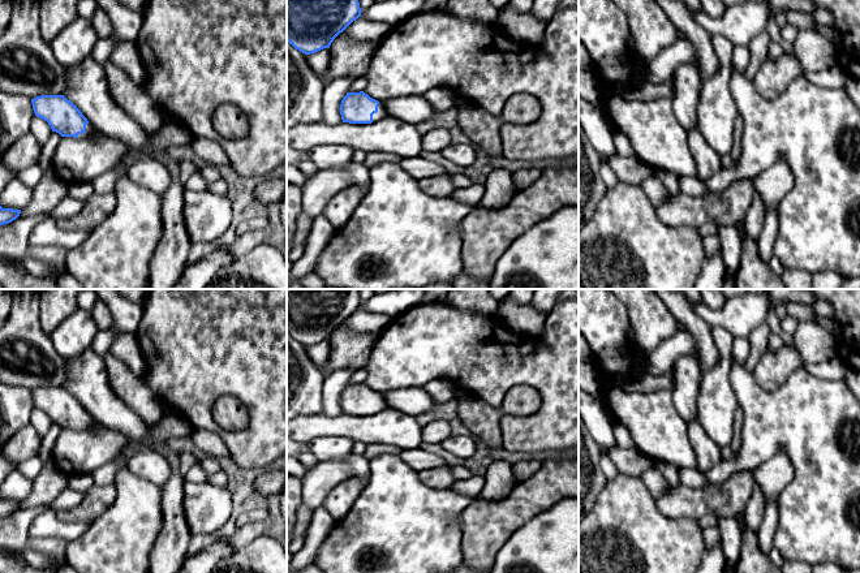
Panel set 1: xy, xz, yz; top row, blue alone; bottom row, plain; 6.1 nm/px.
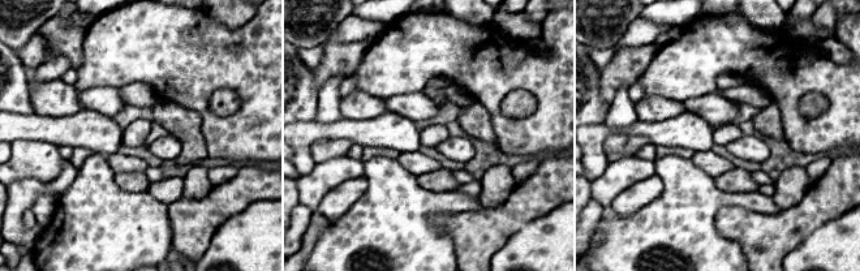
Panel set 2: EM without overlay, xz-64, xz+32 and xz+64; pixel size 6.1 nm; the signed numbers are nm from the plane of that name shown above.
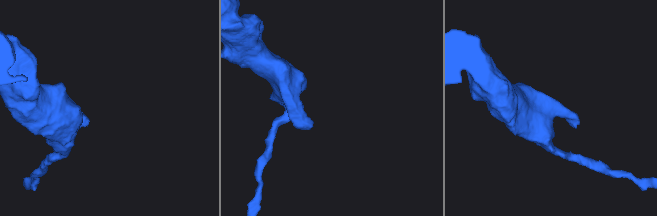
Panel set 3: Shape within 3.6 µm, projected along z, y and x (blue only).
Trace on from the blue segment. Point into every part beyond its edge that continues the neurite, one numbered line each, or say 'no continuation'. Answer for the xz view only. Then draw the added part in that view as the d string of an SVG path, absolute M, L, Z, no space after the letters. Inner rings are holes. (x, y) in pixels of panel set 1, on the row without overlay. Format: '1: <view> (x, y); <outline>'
1: xz (382, 404); M379 393L378 404L373 406L373 414L377 414L384 409L387 409L387 402L382 393Z

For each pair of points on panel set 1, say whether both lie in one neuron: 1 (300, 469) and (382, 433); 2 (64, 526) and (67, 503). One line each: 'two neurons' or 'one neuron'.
1: two neurons
2: two neurons

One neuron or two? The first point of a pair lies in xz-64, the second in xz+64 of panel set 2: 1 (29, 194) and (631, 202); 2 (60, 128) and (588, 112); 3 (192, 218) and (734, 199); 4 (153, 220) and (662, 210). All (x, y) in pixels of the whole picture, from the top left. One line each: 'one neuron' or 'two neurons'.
1: two neurons
2: two neurons
3: two neurons
4: one neuron

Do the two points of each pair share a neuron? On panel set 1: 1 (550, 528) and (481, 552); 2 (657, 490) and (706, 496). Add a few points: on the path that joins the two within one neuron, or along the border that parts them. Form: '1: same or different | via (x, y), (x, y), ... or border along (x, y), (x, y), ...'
1: different | border along (527, 521), (508, 538), (494, 559)
2: same | via (669, 496), (695, 496)

